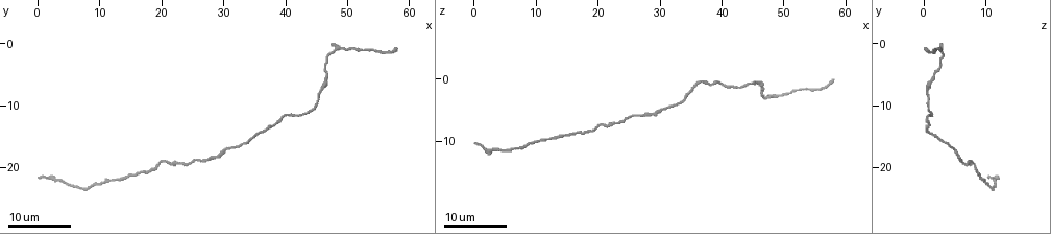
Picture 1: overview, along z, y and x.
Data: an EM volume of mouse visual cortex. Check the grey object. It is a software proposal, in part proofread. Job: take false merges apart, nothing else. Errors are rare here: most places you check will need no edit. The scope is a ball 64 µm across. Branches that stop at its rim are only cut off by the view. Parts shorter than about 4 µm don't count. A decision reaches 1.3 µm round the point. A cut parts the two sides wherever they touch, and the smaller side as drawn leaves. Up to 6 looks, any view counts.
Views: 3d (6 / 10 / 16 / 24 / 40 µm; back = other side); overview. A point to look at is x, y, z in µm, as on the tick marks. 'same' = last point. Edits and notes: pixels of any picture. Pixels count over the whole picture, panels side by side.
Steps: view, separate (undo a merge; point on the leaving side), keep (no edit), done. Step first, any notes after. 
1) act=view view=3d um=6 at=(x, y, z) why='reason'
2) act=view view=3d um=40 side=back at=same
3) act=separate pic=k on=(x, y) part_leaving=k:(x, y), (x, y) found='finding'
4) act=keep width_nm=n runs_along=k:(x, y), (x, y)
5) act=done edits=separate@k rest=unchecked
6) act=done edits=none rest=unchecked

act=view view=3d um=16 at=(49.5, 1.0, 3.0) why='calibre changes'

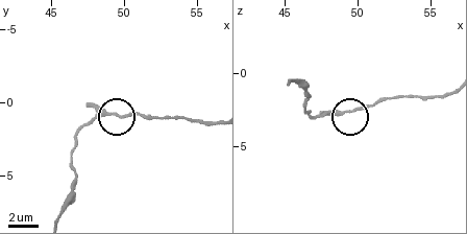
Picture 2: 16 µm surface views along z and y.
act=view view=3d um=10 at=(49.4, 0.8, 2.6) why='closer look'

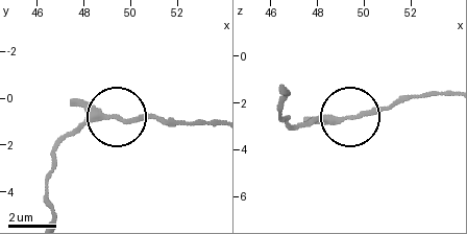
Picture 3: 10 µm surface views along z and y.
act=keep runs_along=3:(51, 212), (53, 151), (87, 123), (187, 122) found='continuous, no second neuron'

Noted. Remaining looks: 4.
act=view view=3d um=24 at=(46.5, 5.5, 1.0)

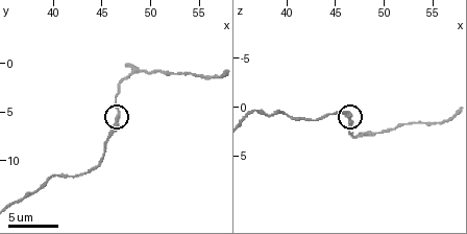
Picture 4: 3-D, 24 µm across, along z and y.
act=view view=3d um=10 at=(46.4, 5.4, 1.6)

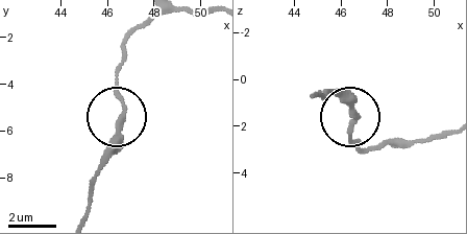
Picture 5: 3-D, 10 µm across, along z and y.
act=keep runs_along=5:(84, 212), (121, 110), (115, 70) found='continuous, no second neuron'

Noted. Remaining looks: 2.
act=view view=3d um=24 at=(27.5, 18.5, 6.0) why='sudden change in width'

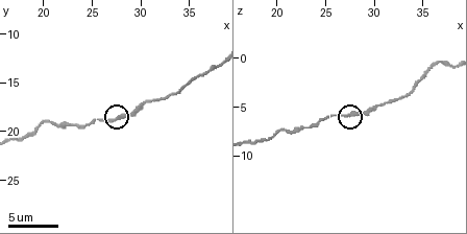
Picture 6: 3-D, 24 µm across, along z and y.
act=view view=3d um=10 at=(27.0, 18.6, 6.0)

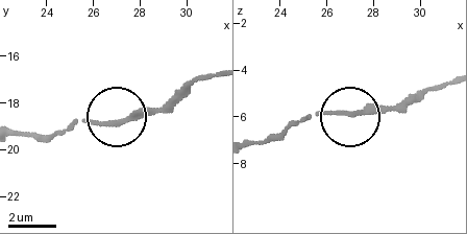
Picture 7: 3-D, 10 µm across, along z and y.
act=keep runs_along=7:(215, 74), (162, 104), (96, 124), (77, 118), (55, 131) found='one neuron here'

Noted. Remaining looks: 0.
act=done edits=none rest=unchecked

